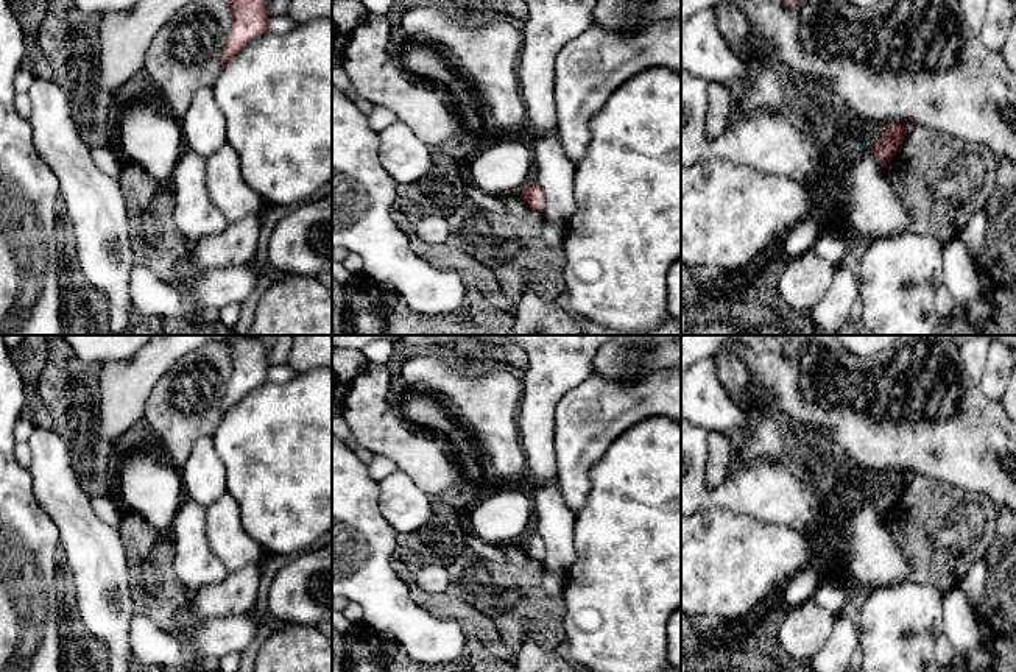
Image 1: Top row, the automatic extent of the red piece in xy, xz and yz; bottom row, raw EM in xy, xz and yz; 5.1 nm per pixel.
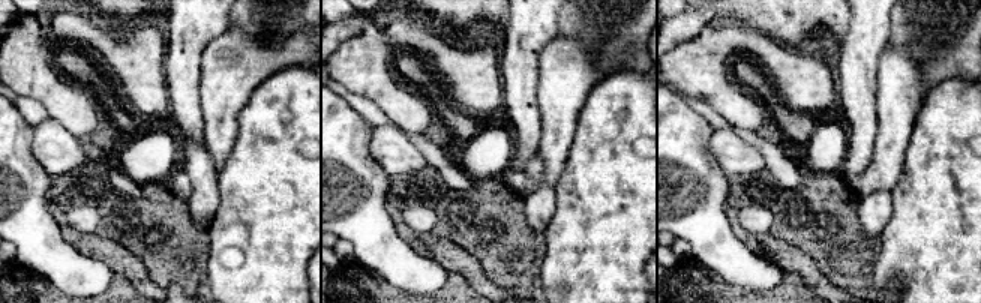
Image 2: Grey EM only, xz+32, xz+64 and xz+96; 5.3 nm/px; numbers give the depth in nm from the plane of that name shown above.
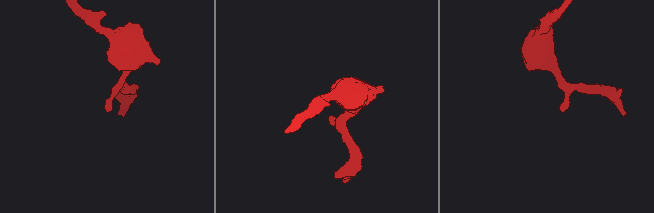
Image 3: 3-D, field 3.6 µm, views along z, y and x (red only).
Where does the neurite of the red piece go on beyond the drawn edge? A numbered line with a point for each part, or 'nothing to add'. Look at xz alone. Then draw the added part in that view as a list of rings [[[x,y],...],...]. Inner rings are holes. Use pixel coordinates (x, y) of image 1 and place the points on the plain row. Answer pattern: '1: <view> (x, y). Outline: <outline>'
nothing to add

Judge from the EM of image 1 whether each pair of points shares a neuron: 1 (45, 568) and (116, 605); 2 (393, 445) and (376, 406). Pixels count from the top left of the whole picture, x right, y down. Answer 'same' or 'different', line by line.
1: different
2: same

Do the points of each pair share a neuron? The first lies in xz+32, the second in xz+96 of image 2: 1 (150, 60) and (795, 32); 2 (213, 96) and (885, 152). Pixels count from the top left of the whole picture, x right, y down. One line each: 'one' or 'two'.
1: two
2: one

